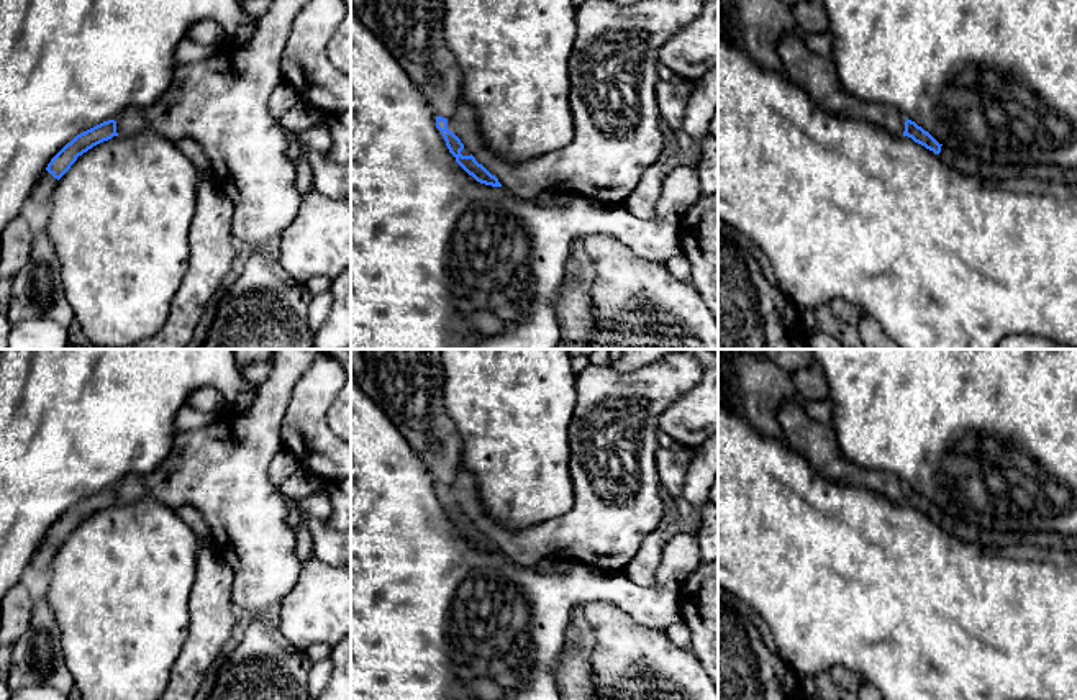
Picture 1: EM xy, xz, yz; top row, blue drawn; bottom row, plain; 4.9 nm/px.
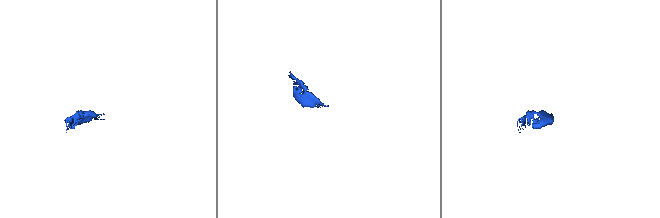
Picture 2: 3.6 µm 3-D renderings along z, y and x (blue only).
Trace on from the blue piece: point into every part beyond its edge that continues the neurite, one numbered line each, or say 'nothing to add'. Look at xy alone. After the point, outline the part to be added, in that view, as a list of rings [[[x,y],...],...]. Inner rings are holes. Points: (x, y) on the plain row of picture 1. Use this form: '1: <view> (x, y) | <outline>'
1: xy (36, 576) | [[[44,538],[43,544],[38,548],[38,552],[23,570],[20,582],[28,587],[33,598],[46,595],[51,584],[51,562],[56,552],[57,546]]]

